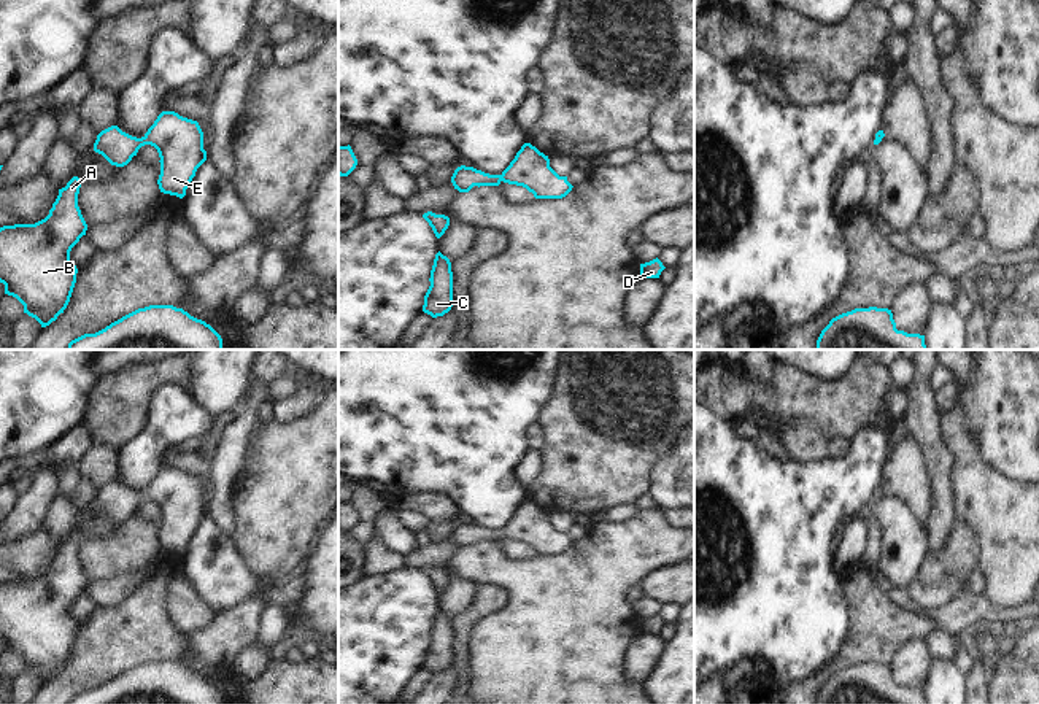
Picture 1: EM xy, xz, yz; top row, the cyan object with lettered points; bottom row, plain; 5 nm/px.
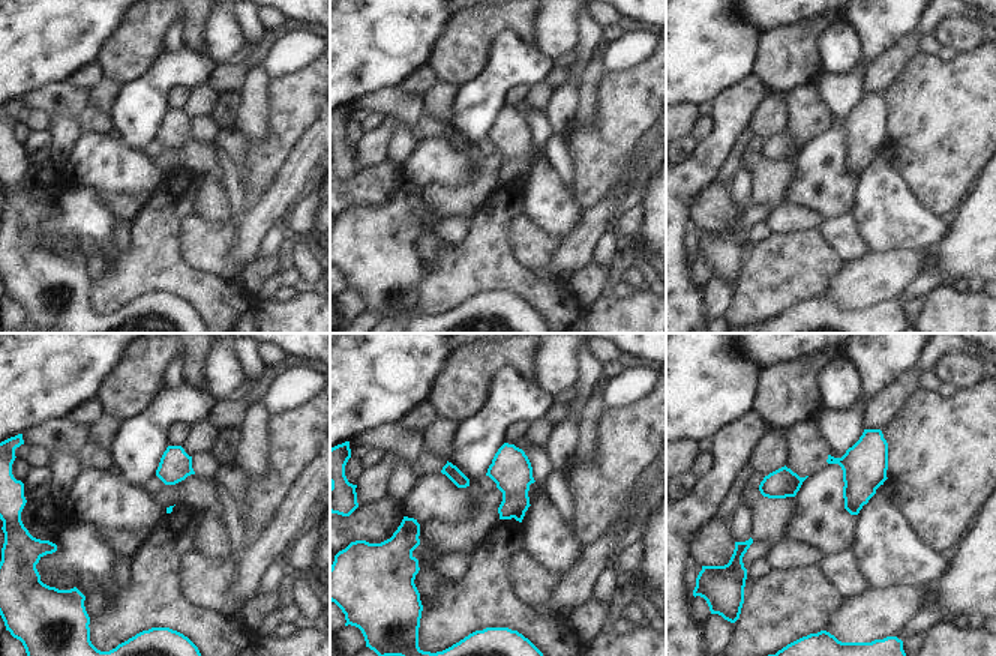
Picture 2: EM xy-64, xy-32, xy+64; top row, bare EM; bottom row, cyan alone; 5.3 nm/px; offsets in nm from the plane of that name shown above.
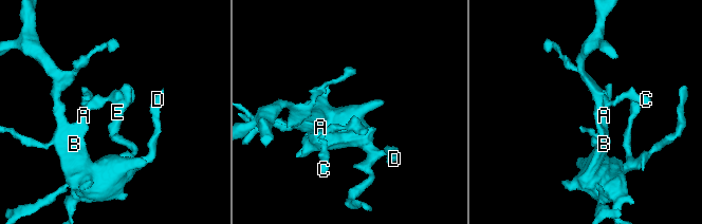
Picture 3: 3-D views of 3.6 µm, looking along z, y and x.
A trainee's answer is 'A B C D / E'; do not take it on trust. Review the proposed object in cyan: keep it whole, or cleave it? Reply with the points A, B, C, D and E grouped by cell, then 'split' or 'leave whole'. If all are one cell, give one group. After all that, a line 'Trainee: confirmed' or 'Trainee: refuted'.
A B C D E; leave whole
Trainee: refuted

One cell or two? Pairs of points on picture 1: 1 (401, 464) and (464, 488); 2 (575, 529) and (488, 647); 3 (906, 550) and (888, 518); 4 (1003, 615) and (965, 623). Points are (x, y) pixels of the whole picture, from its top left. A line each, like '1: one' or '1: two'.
1: one
2: two
3: one
4: one

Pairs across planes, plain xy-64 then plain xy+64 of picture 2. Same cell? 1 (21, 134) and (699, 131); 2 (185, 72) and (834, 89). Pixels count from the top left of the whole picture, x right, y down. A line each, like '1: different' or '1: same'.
1: different
2: different

